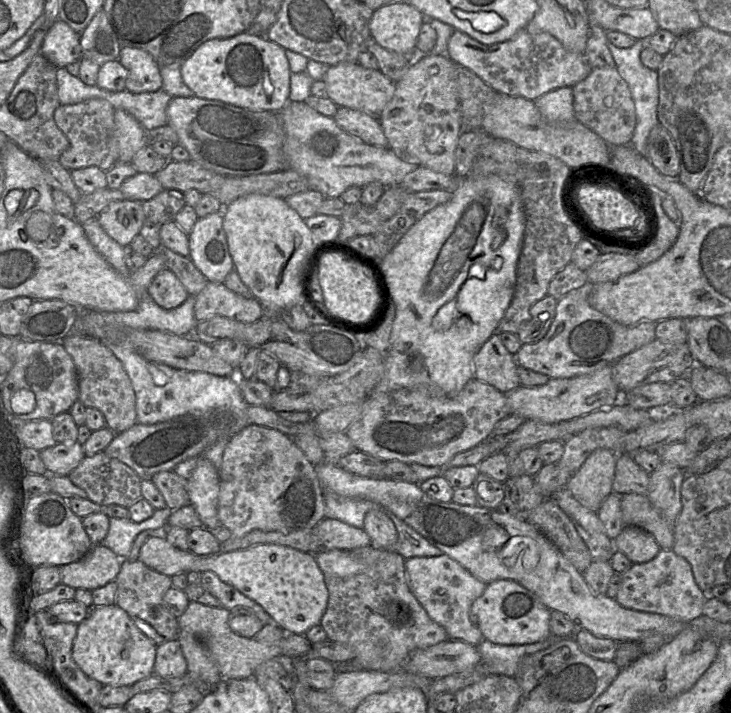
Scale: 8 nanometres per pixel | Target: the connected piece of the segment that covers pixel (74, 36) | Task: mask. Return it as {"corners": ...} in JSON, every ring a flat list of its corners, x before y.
{"corners":[[57,20,47,30,40,54,56,68,80,62,83,58,80,34,64,21]]}

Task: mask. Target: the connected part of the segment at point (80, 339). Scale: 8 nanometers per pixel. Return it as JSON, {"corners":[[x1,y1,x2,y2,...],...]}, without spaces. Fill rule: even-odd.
{"corners":[[70,333,63,339,68,354,72,357,78,373,79,397,86,408,96,408,103,413,106,427,120,434,137,423,136,395,131,380,121,361,96,338]]}

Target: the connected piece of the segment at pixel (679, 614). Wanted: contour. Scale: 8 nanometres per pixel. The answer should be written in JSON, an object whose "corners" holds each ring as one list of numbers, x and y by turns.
{"corners":[[660,550,657,556,646,563,636,563,624,572,615,600,624,608,654,613,690,622,703,615,703,606,708,594,697,585,691,565,672,550]]}

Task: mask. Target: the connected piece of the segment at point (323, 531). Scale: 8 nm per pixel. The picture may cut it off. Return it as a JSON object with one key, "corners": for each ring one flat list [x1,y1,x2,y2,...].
{"corners":[[323,519,316,526,320,550,352,550,371,546,371,539,360,528,337,519]]}

